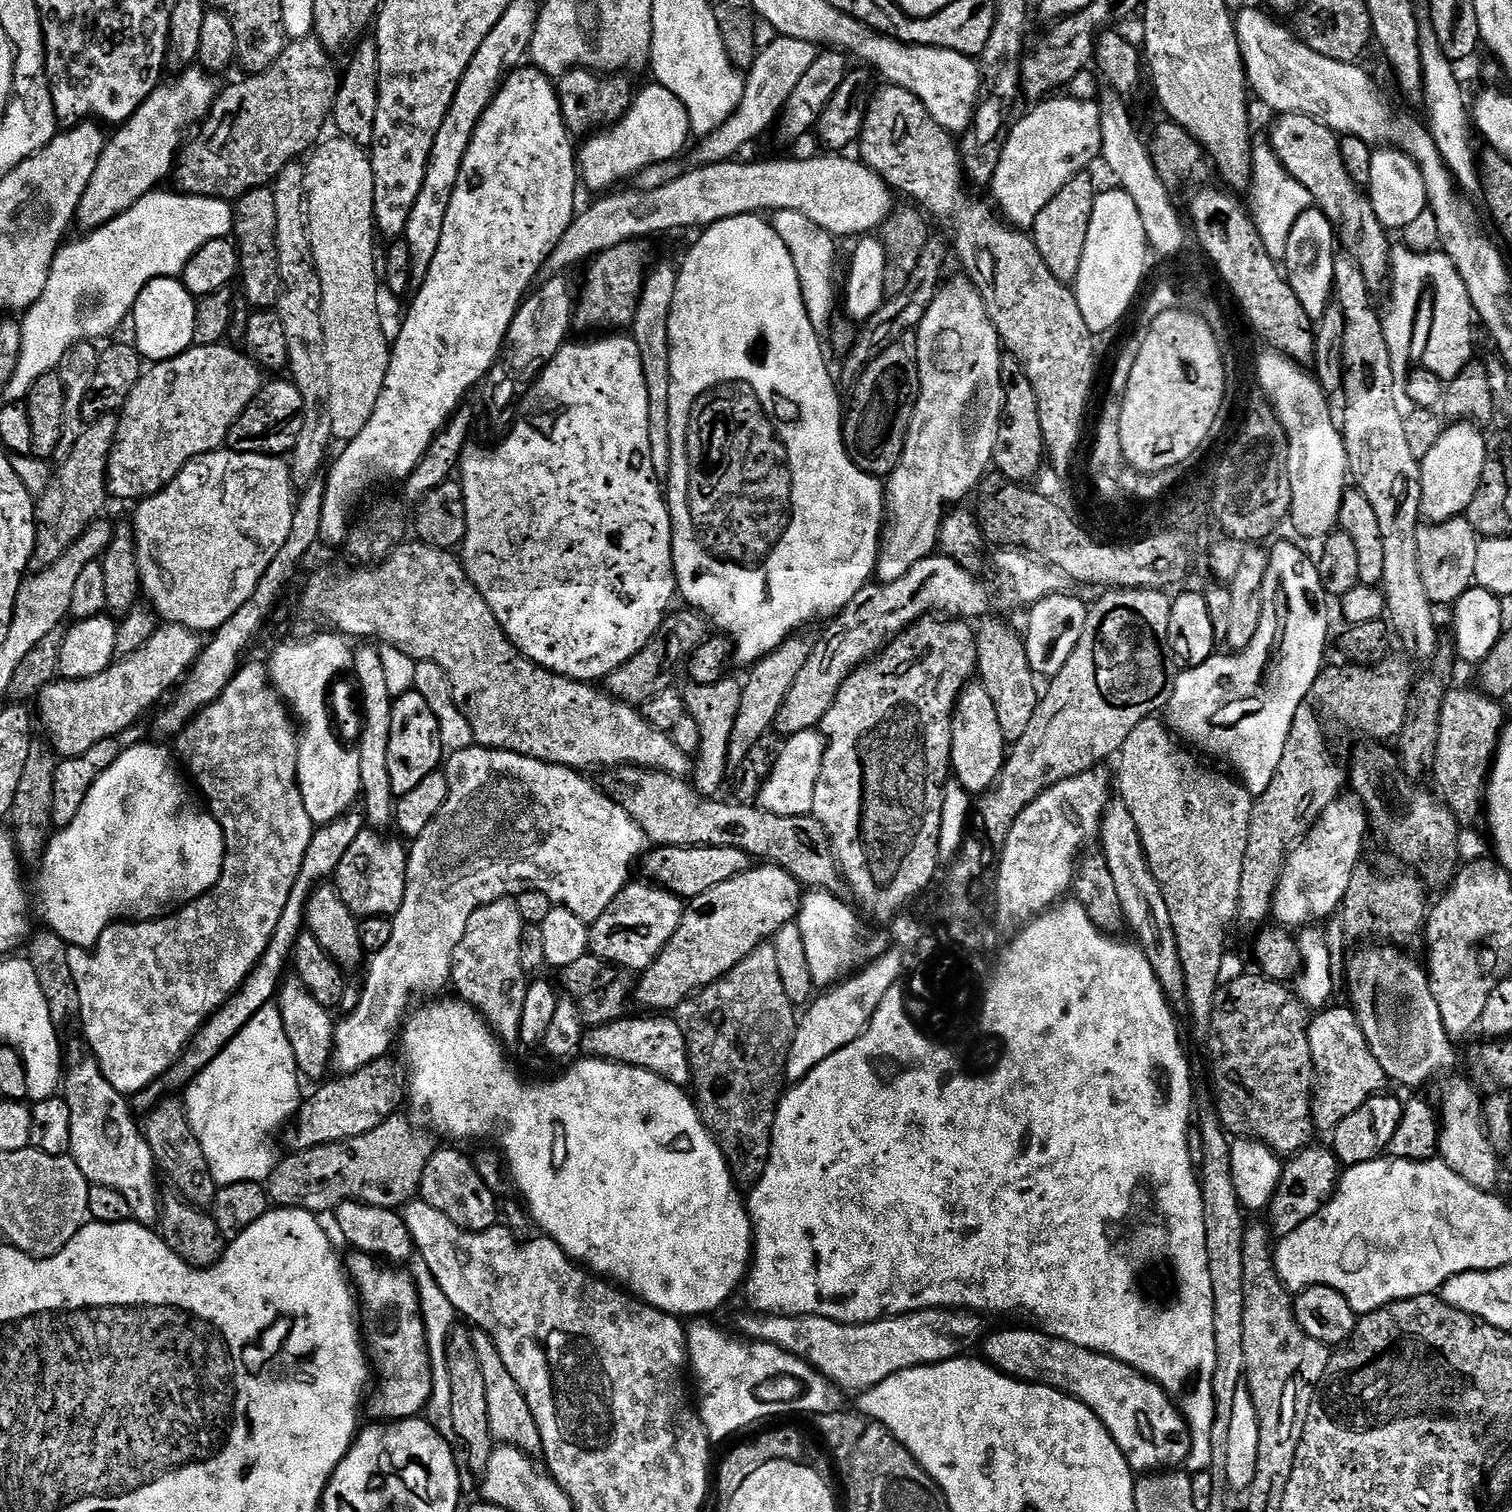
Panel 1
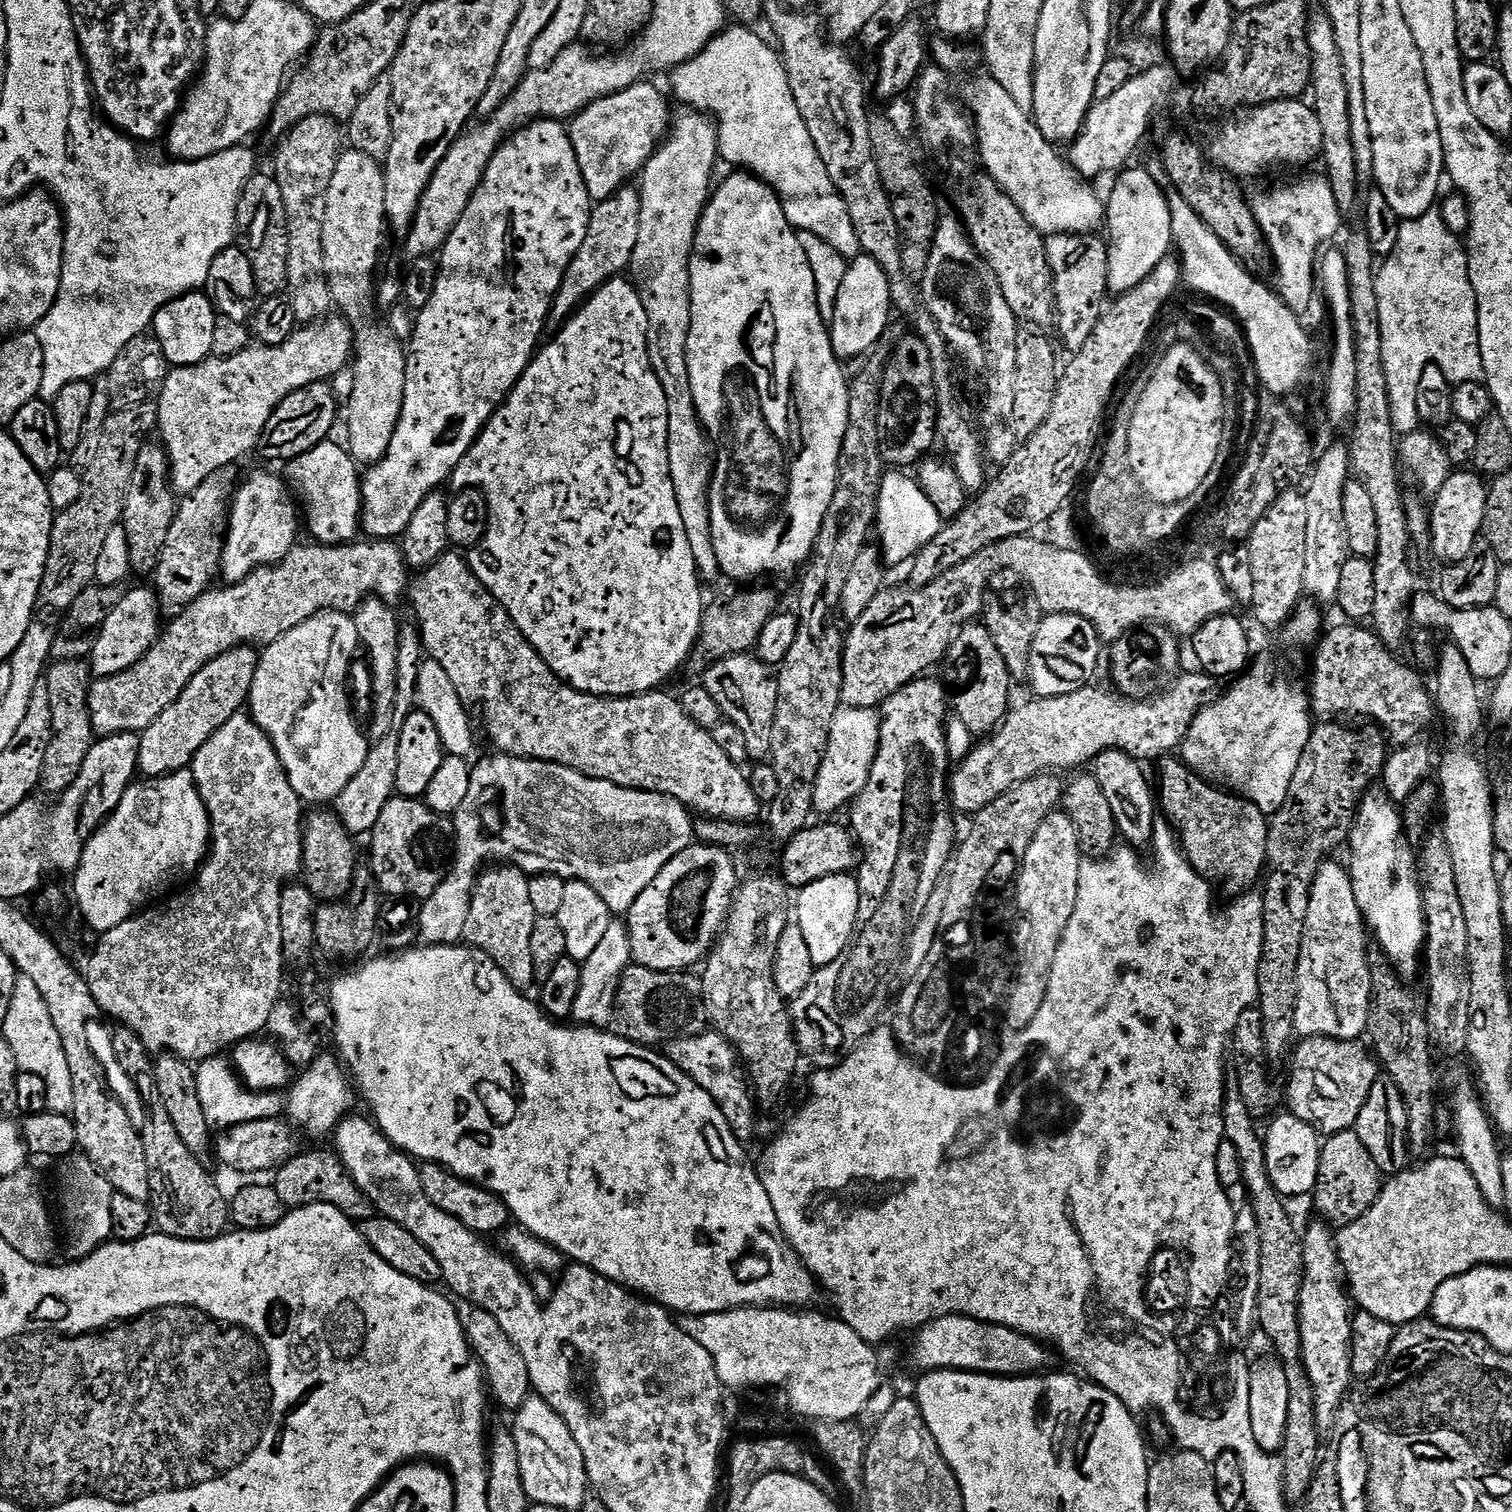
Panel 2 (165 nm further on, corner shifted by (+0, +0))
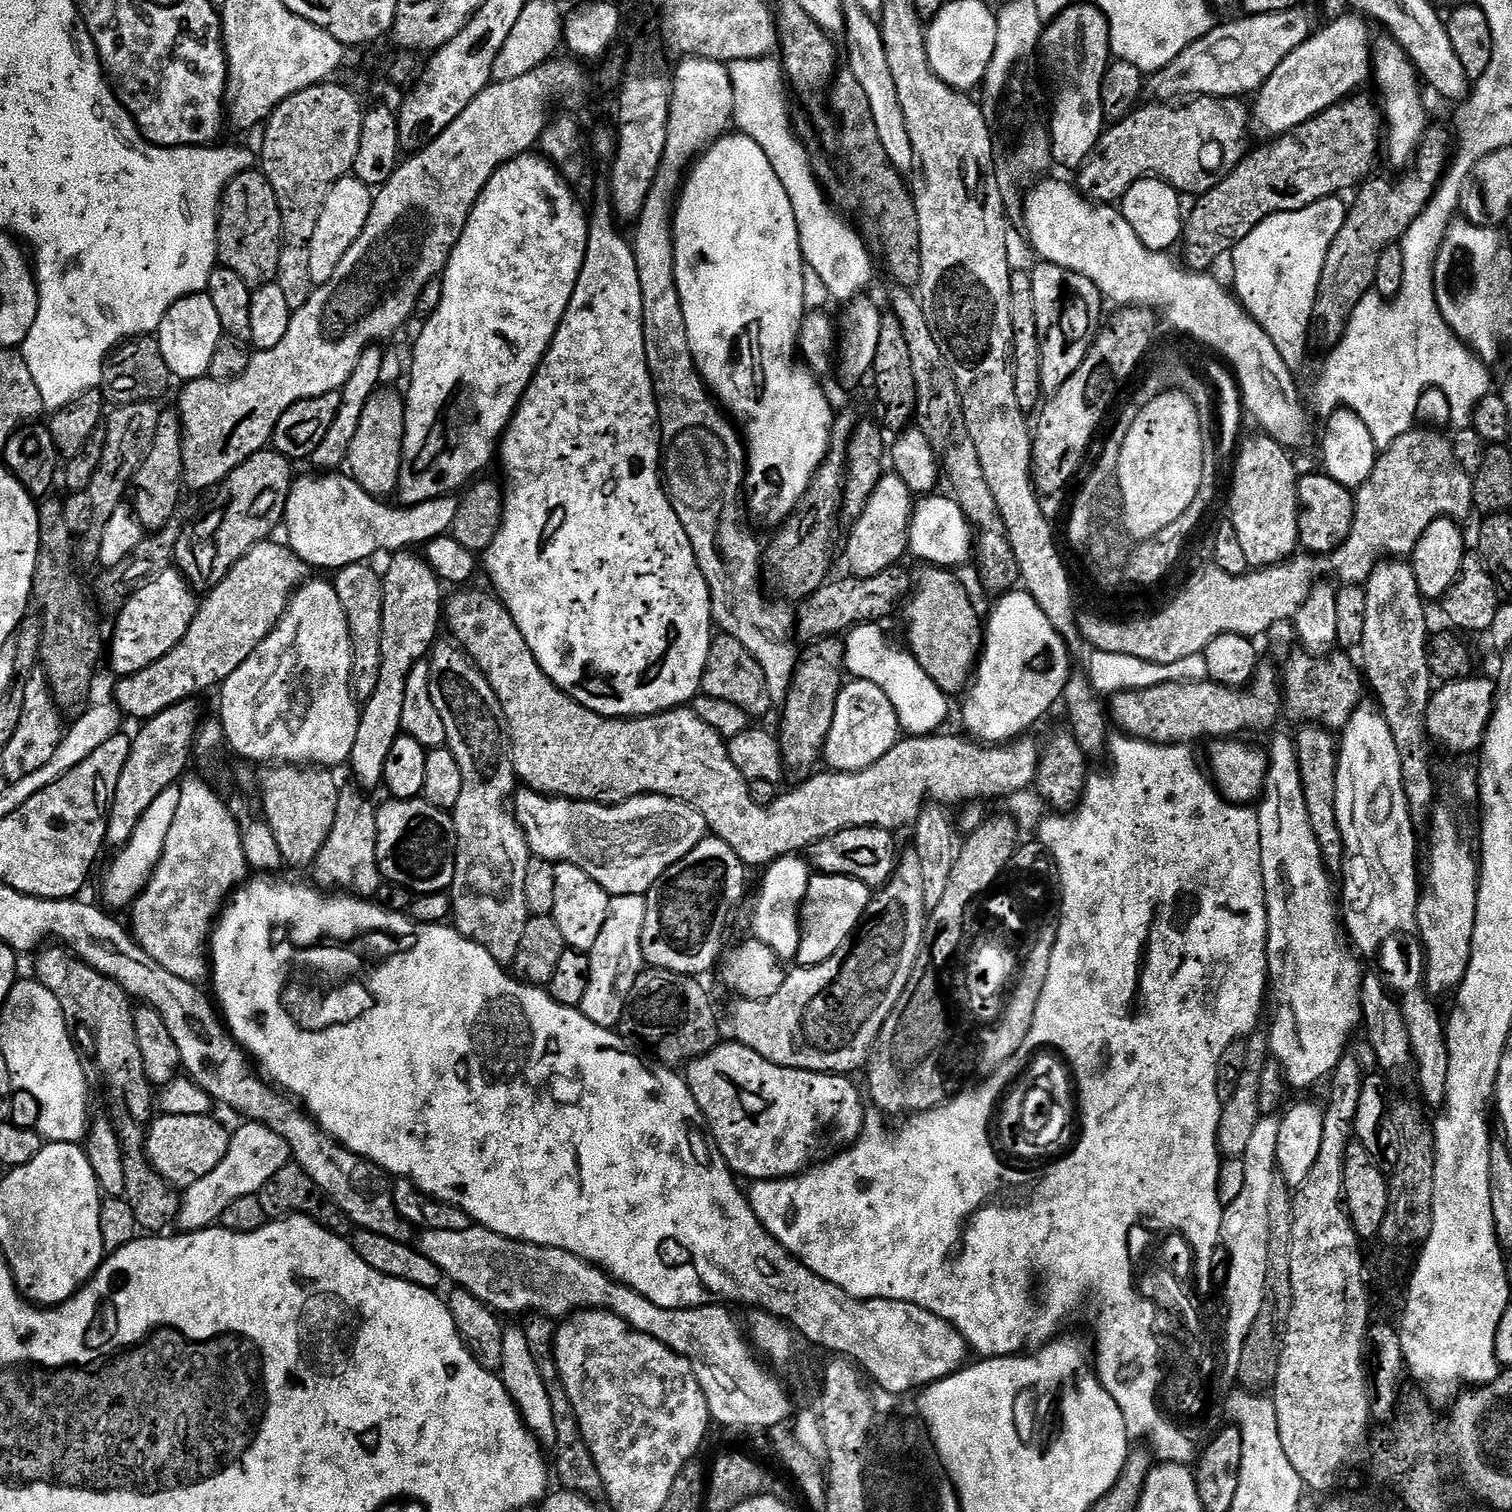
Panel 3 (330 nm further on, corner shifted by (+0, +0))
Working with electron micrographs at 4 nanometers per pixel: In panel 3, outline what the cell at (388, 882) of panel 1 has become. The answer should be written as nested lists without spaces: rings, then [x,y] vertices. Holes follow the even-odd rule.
[[[423,798],[415,800],[389,799],[388,804],[380,804],[378,818],[378,856],[380,871],[385,881],[393,880],[404,888],[413,888],[424,896],[432,896],[435,892],[447,893],[456,880],[456,855],[458,854],[458,834],[452,821],[451,811],[436,808]]]

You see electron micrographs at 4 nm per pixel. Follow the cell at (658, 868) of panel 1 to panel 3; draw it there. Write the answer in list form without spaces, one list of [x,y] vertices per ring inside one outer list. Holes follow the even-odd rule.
[[[847,828],[812,845],[811,863],[825,876],[849,876],[860,880],[870,890],[879,890],[892,879],[898,863],[896,840],[887,828]]]

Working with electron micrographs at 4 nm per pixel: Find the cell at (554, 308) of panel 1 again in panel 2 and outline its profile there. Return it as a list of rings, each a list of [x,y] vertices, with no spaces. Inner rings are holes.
[[[620,187],[608,200],[597,203],[592,209],[590,226],[586,230],[586,238],[582,238],[582,246],[578,246],[578,254],[564,271],[560,289],[552,301],[552,310],[548,314],[548,324],[563,326],[607,280],[627,273],[632,266],[634,246],[638,242],[638,226],[640,225],[640,194],[635,187]]]

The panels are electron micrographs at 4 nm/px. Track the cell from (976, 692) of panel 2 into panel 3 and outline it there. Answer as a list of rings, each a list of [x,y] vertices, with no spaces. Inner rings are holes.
[[[924,566],[920,573],[915,573],[914,587],[903,605],[902,613],[908,619],[907,651],[922,666],[922,670],[933,679],[941,690],[949,697],[967,693],[973,679],[980,654],[984,647],[985,625],[982,616],[976,613],[976,604],[964,584],[955,576],[955,571],[947,567]]]

